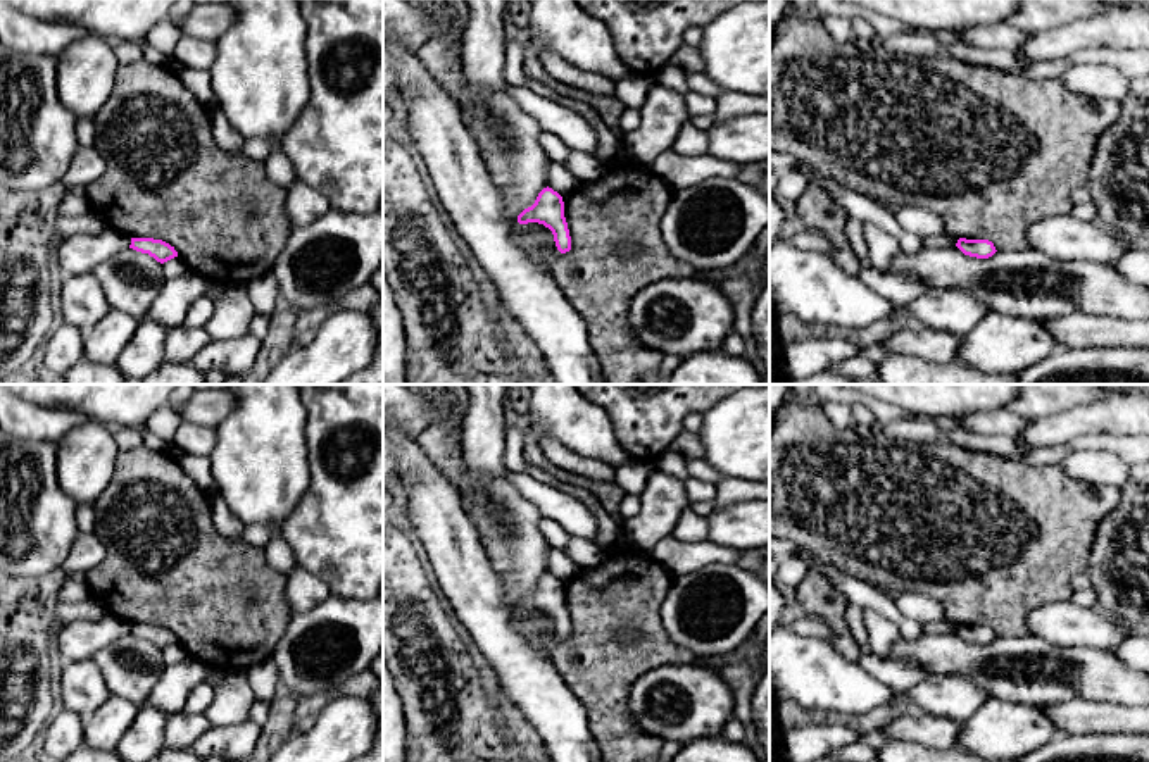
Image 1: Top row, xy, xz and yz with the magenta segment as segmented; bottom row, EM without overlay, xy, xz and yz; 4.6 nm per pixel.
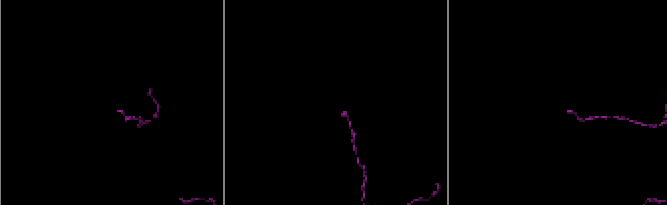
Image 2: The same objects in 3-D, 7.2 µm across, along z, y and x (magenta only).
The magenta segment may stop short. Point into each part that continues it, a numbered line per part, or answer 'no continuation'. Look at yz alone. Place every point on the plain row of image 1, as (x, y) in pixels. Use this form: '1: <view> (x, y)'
no continuation

